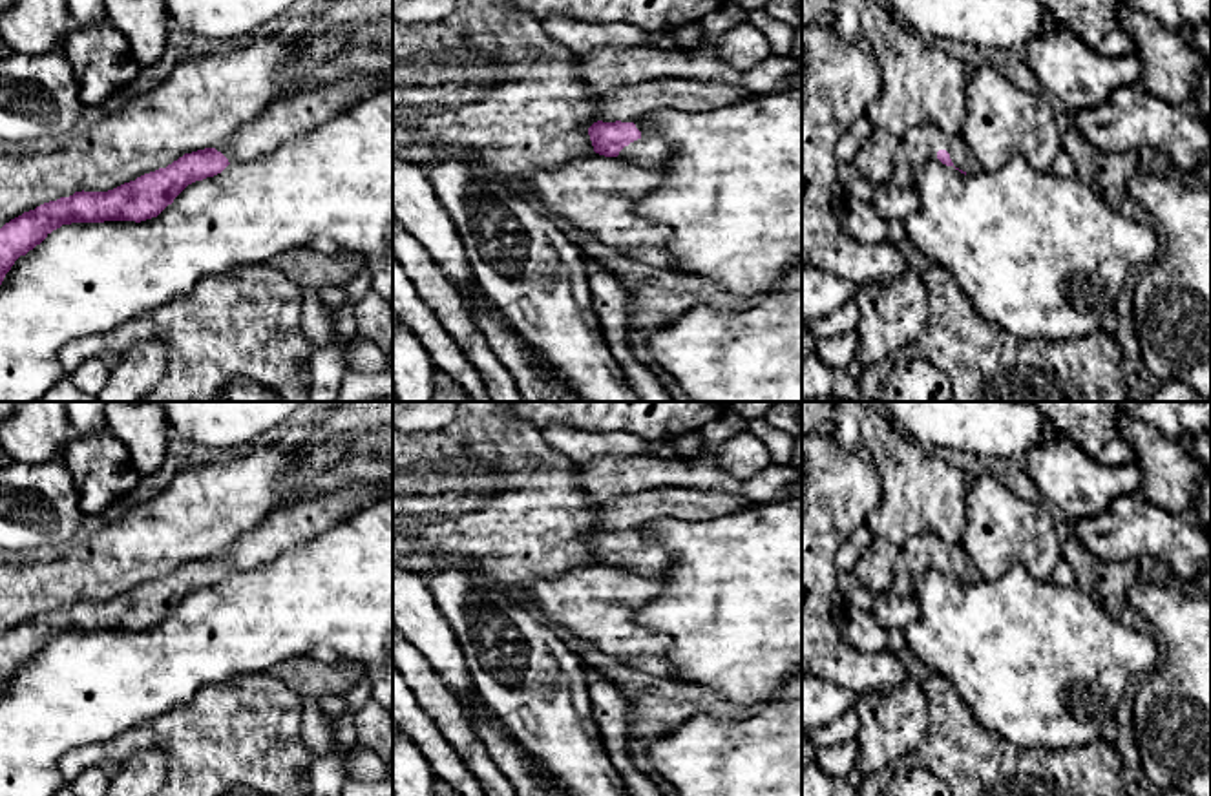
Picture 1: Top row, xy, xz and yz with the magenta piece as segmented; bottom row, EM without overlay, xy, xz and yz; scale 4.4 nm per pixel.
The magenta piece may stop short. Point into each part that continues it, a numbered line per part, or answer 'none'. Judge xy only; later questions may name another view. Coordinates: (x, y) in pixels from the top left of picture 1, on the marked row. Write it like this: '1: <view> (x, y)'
1: xy (287, 117)

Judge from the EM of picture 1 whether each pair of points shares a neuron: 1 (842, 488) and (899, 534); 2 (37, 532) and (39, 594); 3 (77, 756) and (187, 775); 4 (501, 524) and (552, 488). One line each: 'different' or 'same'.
1: different
2: different
3: same
4: same

